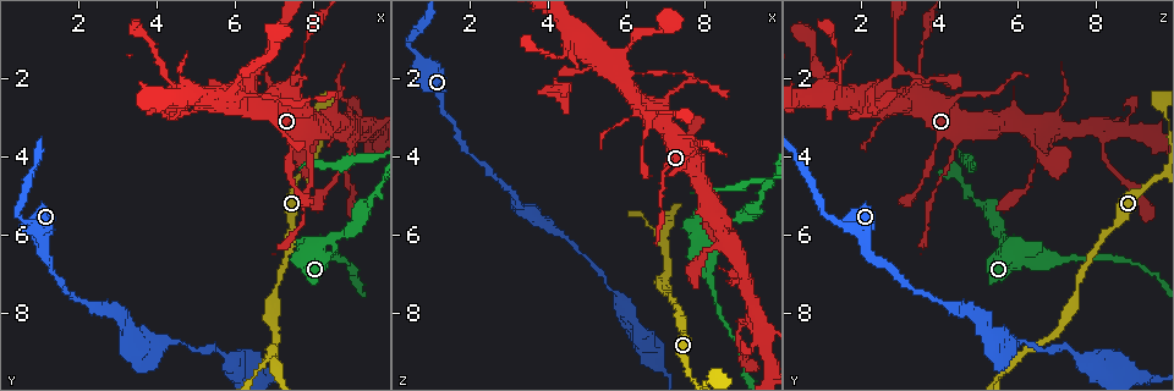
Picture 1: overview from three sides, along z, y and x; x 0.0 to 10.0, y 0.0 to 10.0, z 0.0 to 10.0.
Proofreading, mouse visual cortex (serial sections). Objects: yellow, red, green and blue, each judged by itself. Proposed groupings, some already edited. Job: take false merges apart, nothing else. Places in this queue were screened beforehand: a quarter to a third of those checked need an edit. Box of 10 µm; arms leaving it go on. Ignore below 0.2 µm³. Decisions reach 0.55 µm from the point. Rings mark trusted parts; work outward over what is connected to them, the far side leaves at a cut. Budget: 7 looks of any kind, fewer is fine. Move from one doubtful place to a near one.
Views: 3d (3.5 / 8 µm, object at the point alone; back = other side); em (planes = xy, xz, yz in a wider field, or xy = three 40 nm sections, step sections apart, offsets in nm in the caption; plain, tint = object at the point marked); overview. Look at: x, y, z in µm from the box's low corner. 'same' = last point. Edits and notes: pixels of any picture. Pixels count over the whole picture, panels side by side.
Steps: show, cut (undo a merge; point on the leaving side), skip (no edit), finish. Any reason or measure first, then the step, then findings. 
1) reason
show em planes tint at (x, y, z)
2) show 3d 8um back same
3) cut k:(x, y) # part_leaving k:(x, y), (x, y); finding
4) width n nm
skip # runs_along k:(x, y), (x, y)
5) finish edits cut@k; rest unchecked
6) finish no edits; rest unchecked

show 3d 3.5um at (6.45, 2.65, 2.70)

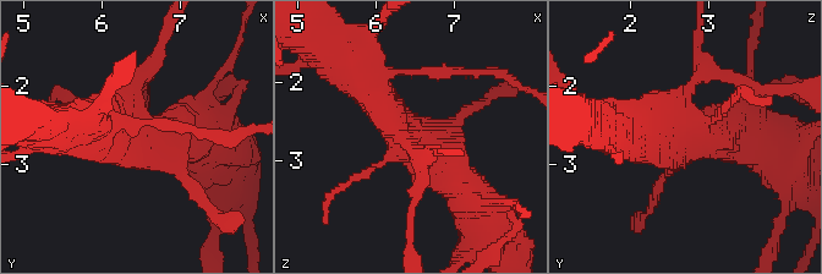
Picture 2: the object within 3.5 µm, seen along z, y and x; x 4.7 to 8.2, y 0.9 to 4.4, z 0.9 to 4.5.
show em planes tint at (6.50, 2.70, 2.65)

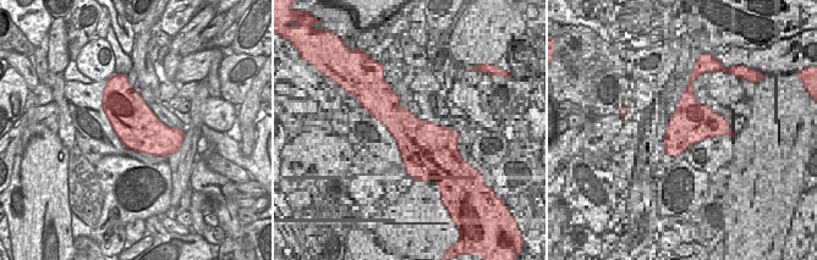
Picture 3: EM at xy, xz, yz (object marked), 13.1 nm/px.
skip # runs_along 2:(471, 196), (388, 115), (362, 77); all the same cell

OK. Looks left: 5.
thick turns thin
show 3d 8um at (8.75, 6.00, 5.65)

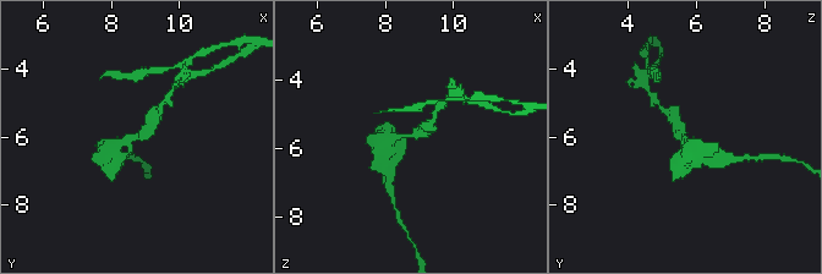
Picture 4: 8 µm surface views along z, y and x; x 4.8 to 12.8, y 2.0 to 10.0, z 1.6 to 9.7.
zoom in
show 3d 3.5um same

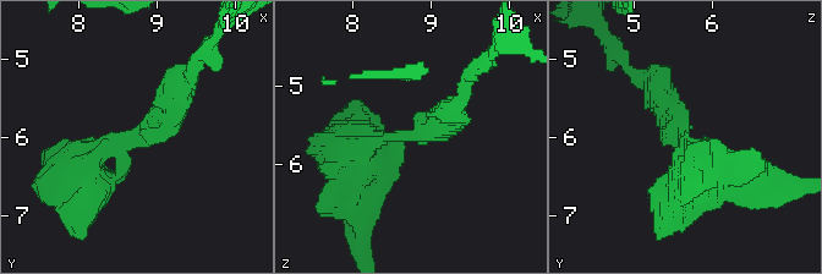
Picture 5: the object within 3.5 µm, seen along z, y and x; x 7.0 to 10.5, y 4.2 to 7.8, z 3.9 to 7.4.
now the EM
show em xy step 5 tint at (8.70, 6.05, 5.60)

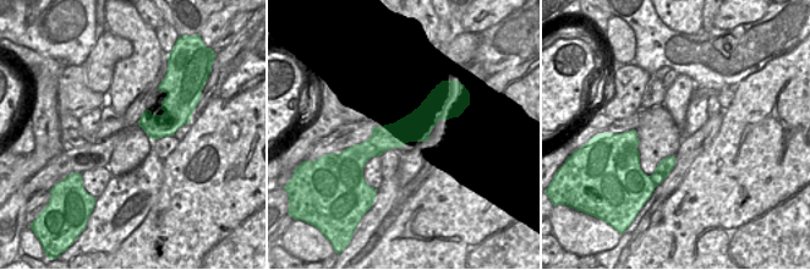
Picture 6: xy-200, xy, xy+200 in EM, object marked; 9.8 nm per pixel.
arm_widths 350, 600 nm
cut 5:(773, 173) # part_leaving 5:(729, 176), (741, 184), (804, 187); two cells meet here

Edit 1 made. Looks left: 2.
finish edits cut@5; rest unchecked

